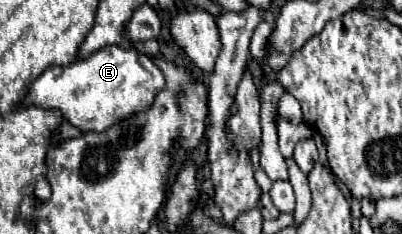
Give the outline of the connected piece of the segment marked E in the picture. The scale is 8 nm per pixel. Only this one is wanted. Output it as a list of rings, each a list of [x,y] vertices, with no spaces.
[[[107,45],[99,51],[95,51],[93,55],[89,55],[87,59],[77,59],[71,65],[53,65],[49,67],[41,77],[37,77],[31,85],[31,91],[27,93],[23,105],[39,105],[45,109],[61,109],[63,117],[73,123],[75,127],[79,127],[81,131],[105,131],[111,125],[139,113],[151,107],[153,99],[157,97],[159,91],[165,89],[165,75],[163,71],[155,65],[155,59],[145,55],[143,51],[135,49],[135,47],[121,47],[121,45]]]

